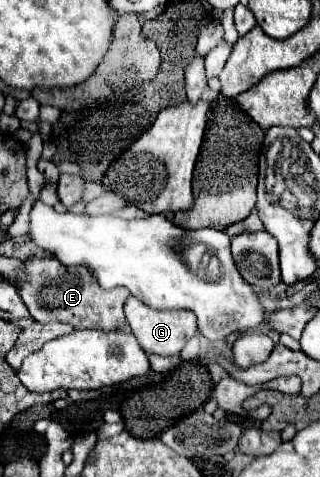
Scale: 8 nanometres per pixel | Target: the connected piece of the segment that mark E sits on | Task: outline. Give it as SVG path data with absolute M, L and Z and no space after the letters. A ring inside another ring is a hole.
M28 259L24 261L28 277L18 281L18 293L28 307L30 315L38 323L62 321L70 323L74 329L100 329L100 331L114 331L126 329L124 317L124 303L130 297L126 287L114 287L110 291L102 289L92 273L86 267L64 267L58 259Z

